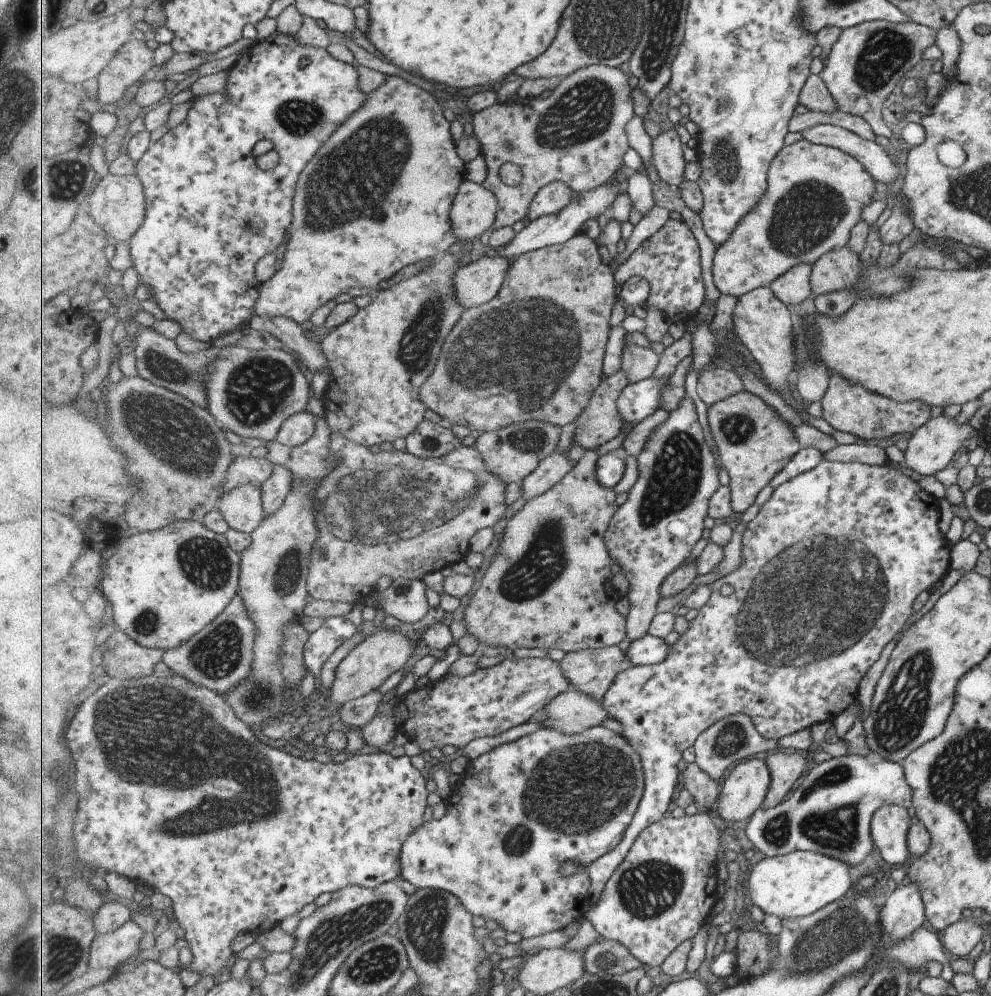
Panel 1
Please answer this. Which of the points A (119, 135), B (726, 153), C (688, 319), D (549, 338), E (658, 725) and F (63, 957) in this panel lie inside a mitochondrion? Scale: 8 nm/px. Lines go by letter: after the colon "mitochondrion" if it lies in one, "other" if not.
A: other
B: mitochondrion
C: other
D: mitochondrion
E: other
F: mitochondrion

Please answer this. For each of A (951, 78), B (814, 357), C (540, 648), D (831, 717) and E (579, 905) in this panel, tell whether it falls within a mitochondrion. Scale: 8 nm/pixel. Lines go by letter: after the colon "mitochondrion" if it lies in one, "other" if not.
A: other
B: other
C: other
D: other
E: other

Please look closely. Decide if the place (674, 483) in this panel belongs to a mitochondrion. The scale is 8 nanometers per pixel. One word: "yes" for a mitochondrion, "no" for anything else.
yes

